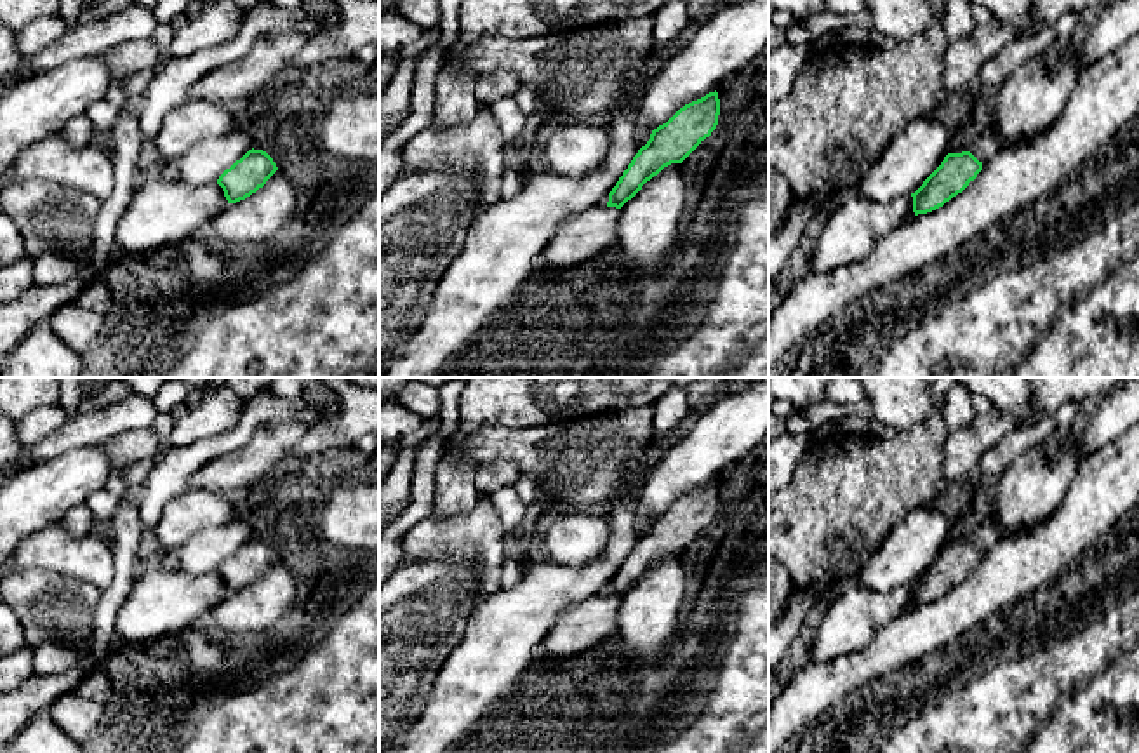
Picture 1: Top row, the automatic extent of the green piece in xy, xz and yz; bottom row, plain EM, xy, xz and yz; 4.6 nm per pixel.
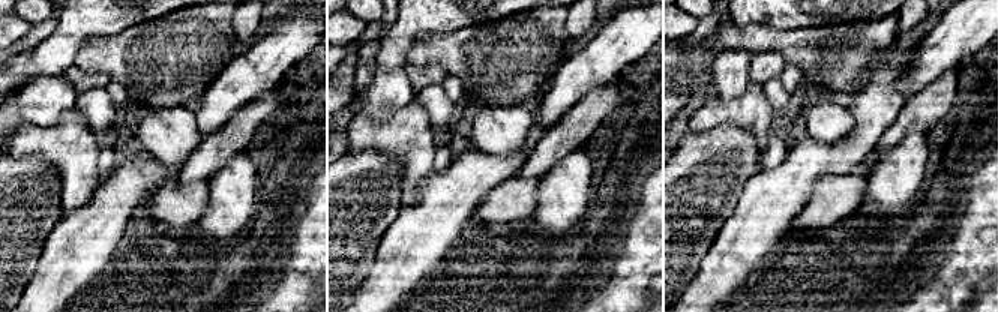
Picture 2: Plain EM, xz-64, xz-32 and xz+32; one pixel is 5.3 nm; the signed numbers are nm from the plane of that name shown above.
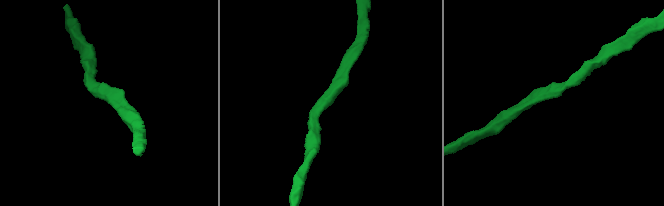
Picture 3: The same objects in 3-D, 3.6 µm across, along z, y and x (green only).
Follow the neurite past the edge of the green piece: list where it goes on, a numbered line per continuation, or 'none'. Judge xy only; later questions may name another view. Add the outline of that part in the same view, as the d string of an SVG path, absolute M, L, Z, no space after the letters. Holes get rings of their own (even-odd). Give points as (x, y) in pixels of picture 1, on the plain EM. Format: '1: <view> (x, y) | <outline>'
none

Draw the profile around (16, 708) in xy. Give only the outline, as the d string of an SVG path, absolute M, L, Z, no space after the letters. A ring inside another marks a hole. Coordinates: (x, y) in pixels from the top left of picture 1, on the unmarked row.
M89 636L77 647L77 664L59 675L33 673L21 687L12 692L0 692L0 750L14 741L26 727L30 718L77 689L83 676L83 661L94 649Z

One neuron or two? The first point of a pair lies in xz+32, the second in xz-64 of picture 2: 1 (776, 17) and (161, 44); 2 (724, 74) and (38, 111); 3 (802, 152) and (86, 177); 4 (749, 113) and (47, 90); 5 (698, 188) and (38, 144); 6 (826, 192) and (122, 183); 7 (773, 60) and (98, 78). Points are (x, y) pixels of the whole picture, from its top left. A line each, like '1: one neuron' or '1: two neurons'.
1: two neurons
2: one neuron
3: two neurons
4: two neurons
5: two neurons
6: two neurons
7: one neuron

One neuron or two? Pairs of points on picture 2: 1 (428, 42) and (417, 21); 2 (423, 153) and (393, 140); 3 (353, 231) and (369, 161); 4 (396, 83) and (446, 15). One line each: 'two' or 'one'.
1: two
2: one
3: one
4: two

